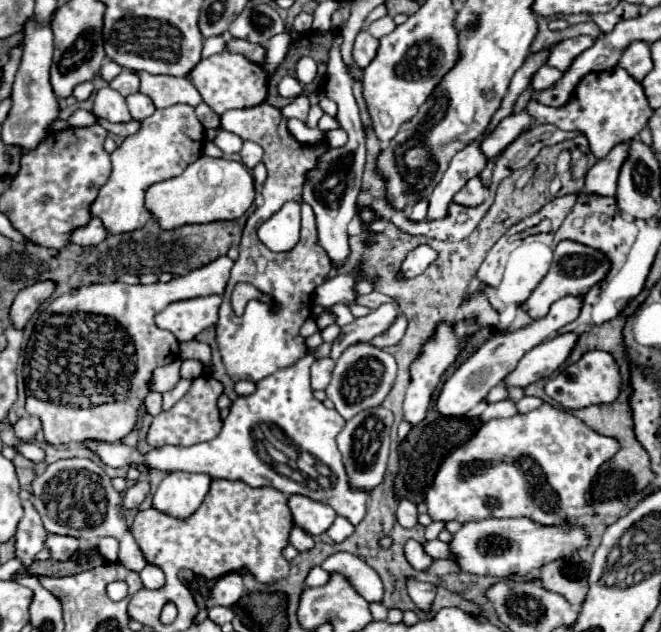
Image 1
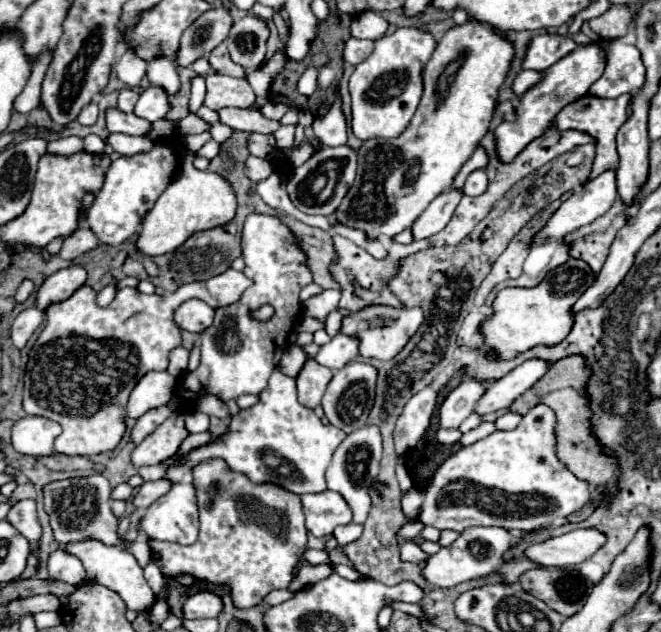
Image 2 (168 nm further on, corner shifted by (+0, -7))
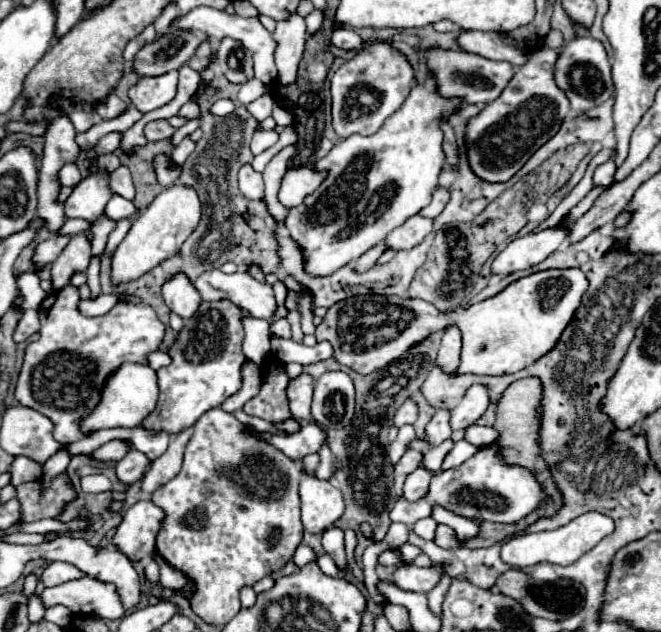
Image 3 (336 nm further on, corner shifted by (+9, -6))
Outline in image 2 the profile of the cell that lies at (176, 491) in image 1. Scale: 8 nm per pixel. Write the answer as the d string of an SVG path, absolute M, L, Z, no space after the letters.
M174 483L166 495L162 495L158 501L154 501L144 511L138 531L142 531L148 539L192 545L198 537L198 507L196 507L196 497L194 497L194 485L192 483Z

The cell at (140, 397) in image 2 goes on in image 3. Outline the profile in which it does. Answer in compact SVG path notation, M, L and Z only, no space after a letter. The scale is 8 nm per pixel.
M123 364L113 376L111 382L107 382L103 390L103 398L99 406L81 422L81 430L85 434L97 432L101 428L117 428L117 426L139 426L147 414L157 404L159 386L157 386L157 374L151 366L143 364Z

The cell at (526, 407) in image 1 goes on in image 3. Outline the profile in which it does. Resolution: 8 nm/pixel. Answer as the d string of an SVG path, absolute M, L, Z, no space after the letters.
M477 424L469 426L469 428L467 428L467 434L465 434L465 438L467 438L473 446L477 446L477 448L495 442L497 436L499 436L499 430L497 430L495 426L477 426Z

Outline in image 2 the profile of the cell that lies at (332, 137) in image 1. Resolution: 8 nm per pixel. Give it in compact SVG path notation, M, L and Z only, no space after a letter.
M340 99L332 105L326 117L314 119L312 129L324 147L338 147L346 143L346 121L342 115Z

